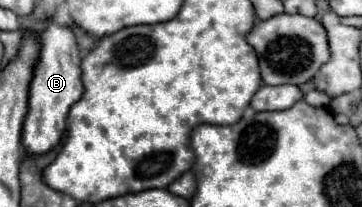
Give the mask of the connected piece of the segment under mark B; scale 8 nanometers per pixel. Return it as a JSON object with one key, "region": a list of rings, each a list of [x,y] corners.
{"region":[[[47,23],[47,27],[39,33],[41,37],[41,53],[39,63],[33,73],[33,81],[29,85],[29,113],[23,123],[21,143],[29,155],[43,155],[59,145],[65,125],[67,113],[75,101],[83,95],[81,85],[81,53],[75,43],[75,35],[67,27],[59,27],[55,23]]]}

